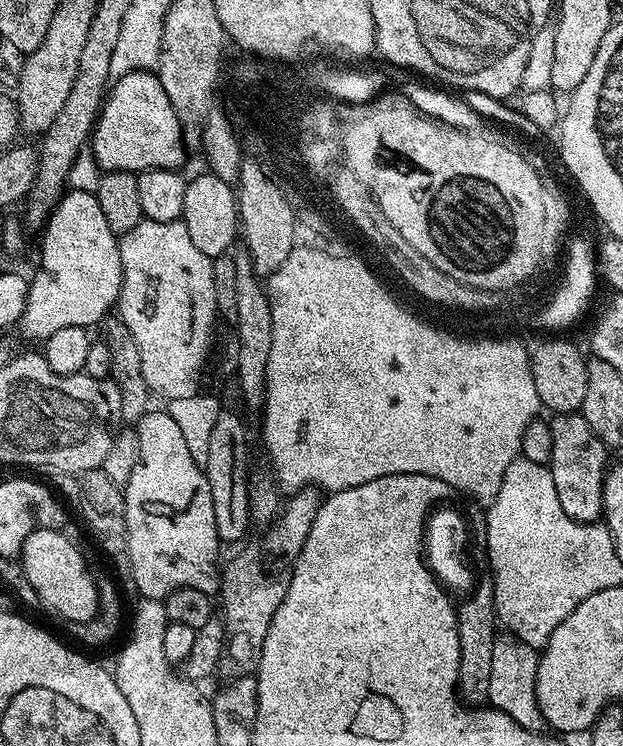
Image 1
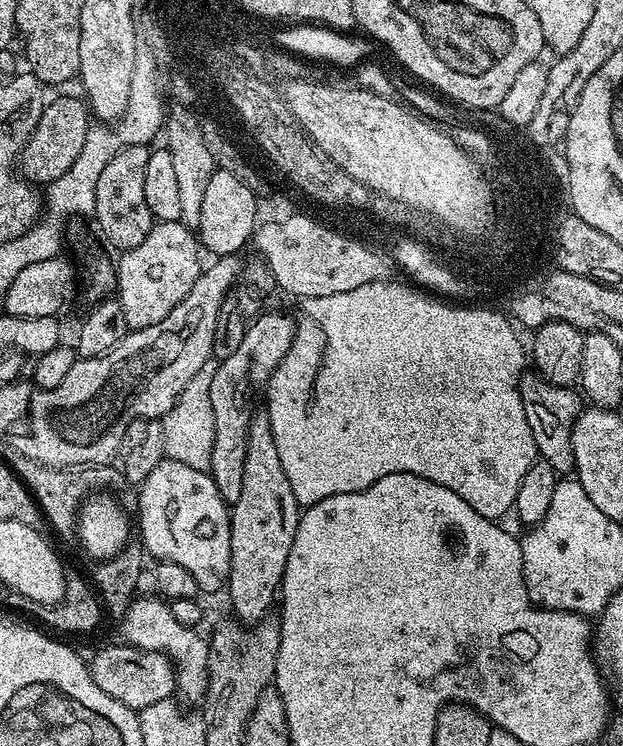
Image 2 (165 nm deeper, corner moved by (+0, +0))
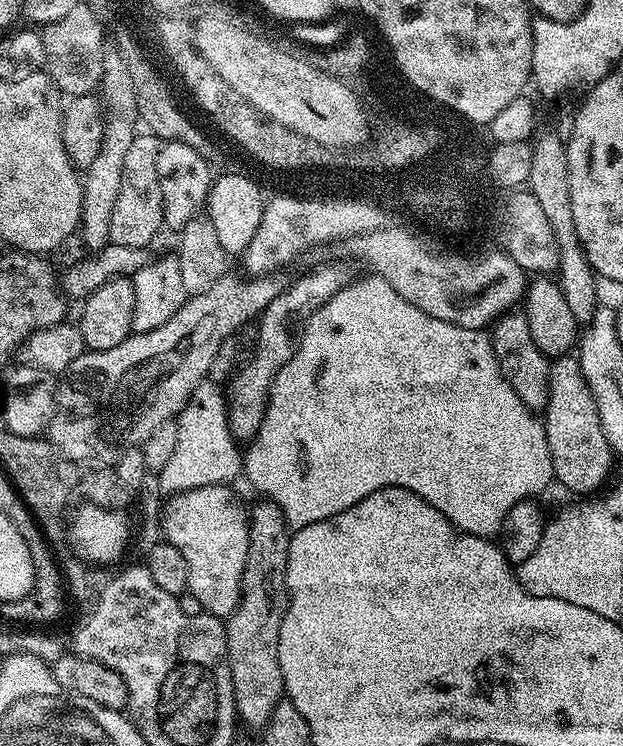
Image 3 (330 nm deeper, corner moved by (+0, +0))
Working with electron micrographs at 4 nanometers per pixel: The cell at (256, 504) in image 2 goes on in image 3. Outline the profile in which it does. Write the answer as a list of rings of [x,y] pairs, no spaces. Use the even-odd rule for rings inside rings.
[[[257,499],[256,505],[251,505],[248,514],[248,557],[246,570],[242,578],[240,604],[232,615],[227,617],[226,642],[228,643],[228,665],[232,675],[232,689],[236,714],[241,725],[248,728],[263,730],[268,725],[270,714],[274,714],[274,706],[285,699],[282,666],[278,666],[278,634],[282,630],[282,618],[288,609],[288,579],[286,566],[288,565],[288,542],[290,529],[282,510],[272,500]]]

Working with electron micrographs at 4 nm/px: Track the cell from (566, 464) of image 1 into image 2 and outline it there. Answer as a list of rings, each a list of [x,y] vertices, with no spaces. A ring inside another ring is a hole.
[[[528,370],[520,377],[520,397],[522,410],[526,410],[526,422],[530,422],[530,430],[534,434],[539,459],[550,462],[558,474],[571,473],[576,467],[572,431],[582,411],[581,393],[575,387],[558,386],[535,371]]]

